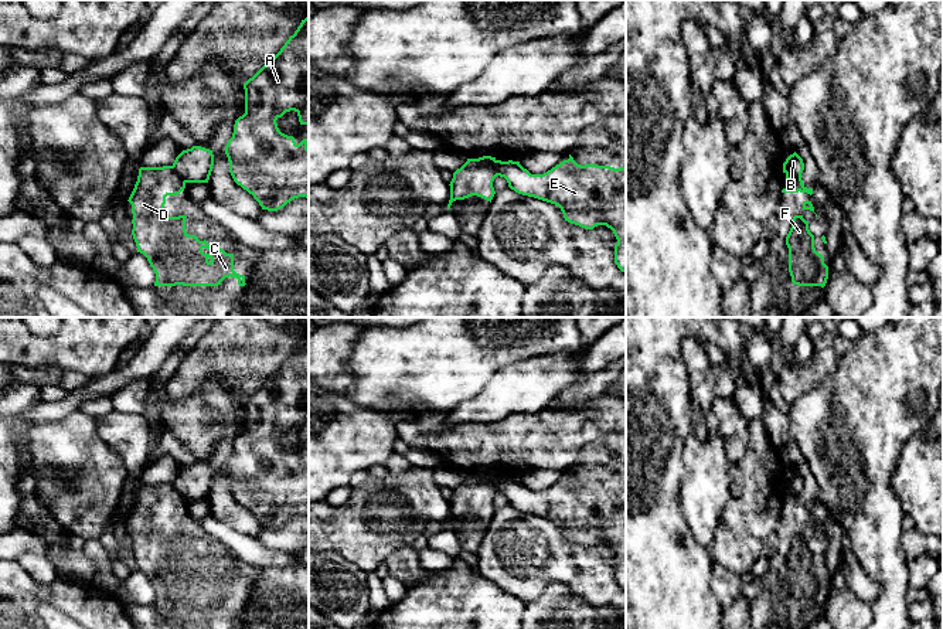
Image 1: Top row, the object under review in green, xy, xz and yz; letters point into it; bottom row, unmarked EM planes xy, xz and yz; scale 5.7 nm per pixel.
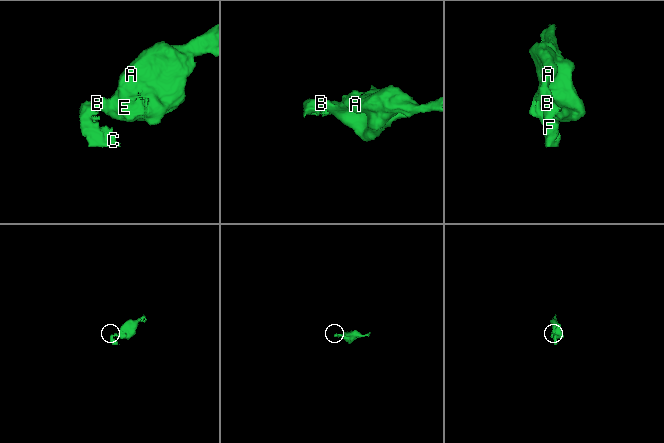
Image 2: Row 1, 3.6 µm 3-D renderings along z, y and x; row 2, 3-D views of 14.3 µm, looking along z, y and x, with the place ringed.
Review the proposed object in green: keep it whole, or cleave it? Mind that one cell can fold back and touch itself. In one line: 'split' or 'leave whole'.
split

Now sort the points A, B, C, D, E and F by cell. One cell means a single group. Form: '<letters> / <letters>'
A B E / C D F

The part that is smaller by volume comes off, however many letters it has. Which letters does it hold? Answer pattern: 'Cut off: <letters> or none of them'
Cut off: C, D, F

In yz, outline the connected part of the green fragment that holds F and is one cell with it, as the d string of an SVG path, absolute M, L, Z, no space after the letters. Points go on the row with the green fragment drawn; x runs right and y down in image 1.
M794 215L786 237L789 248L789 272L791 282L799 286L821 286L828 279L828 266L824 256L814 248L814 235L803 215Z

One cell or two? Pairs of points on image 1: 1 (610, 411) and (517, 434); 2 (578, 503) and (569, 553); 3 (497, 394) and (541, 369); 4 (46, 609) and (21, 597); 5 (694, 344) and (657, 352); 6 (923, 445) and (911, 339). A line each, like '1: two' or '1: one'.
1: one
2: two
3: one
4: two
5: two
6: two

